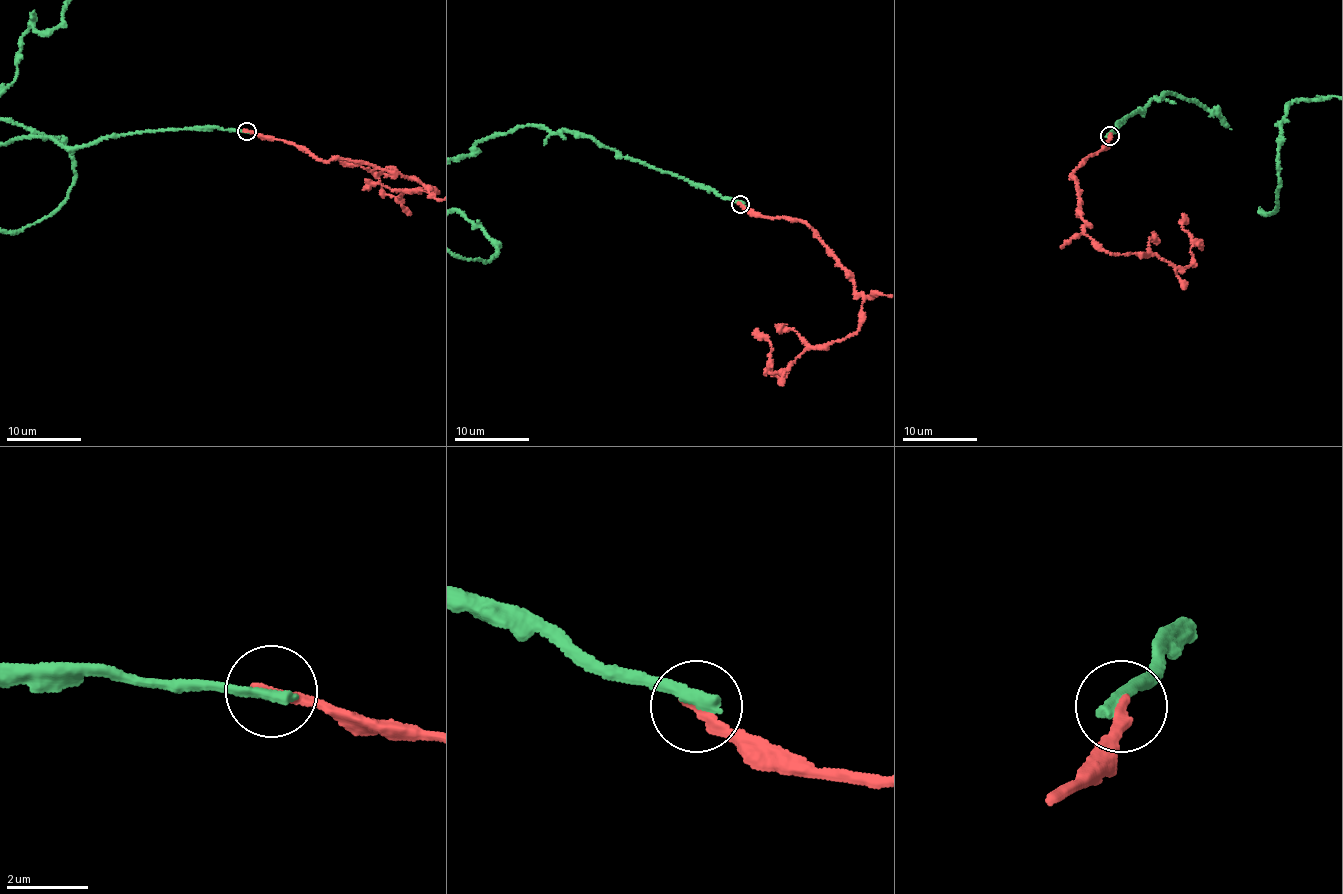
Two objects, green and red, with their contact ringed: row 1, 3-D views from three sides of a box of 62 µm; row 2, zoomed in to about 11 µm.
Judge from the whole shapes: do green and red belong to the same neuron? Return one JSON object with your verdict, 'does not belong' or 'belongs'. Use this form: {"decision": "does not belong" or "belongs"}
{"decision": "does not belong"}

